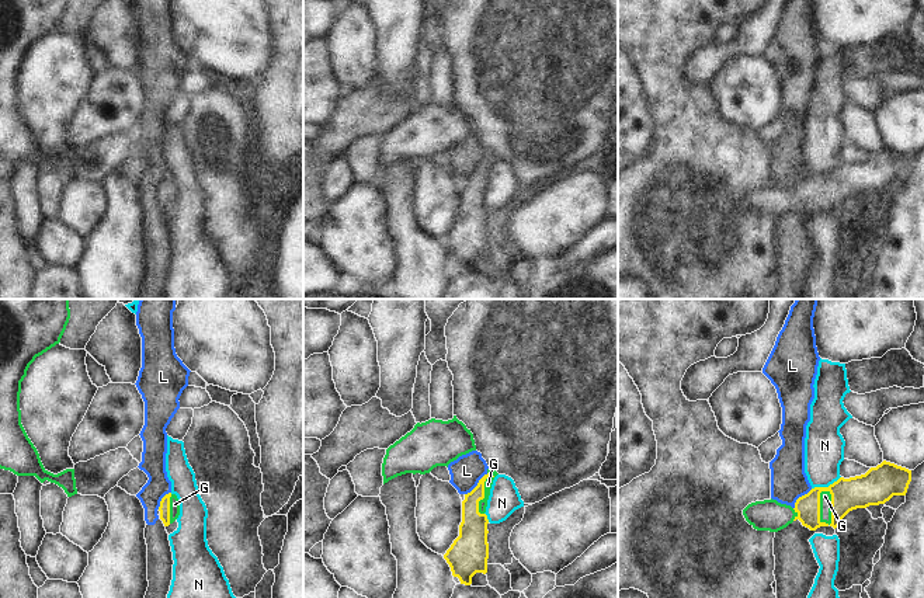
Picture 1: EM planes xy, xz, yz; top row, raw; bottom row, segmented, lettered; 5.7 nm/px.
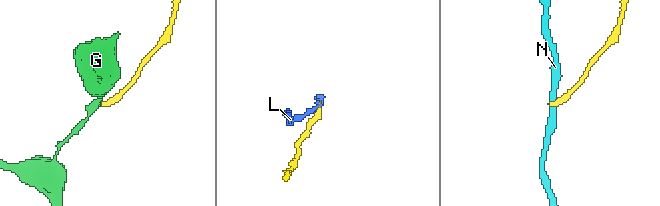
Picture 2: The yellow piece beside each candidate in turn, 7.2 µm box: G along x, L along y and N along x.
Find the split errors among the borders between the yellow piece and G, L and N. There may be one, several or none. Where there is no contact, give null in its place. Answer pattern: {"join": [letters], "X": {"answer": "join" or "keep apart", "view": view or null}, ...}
{"join": ["G"], "G": {"answer": "join", "view": "yz"}, "L": {"answer": "keep apart", "view": "xz"}, "N": {"answer": "keep apart", "view": "yz"}}

